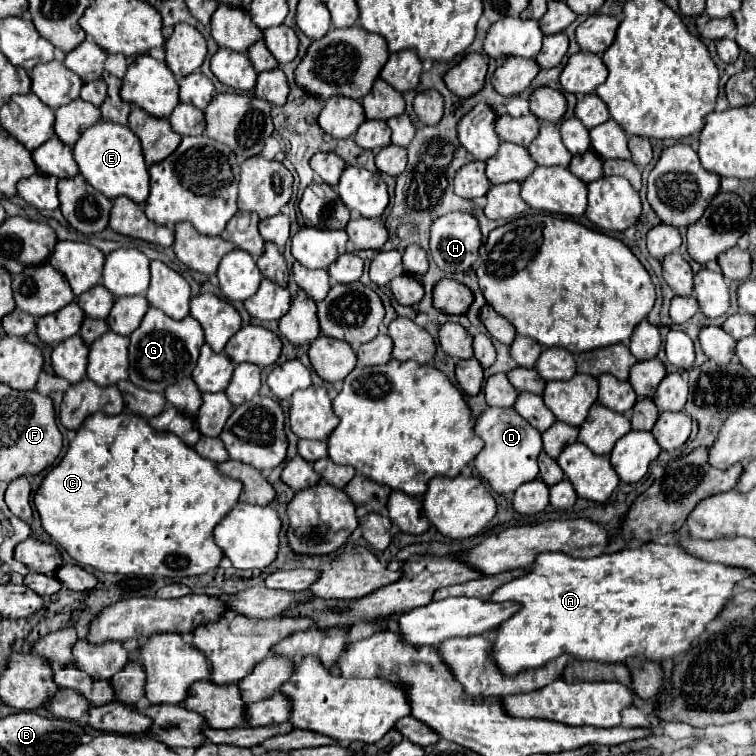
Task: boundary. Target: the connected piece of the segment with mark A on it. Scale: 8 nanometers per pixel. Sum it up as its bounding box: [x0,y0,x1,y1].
[490,544,750,676]

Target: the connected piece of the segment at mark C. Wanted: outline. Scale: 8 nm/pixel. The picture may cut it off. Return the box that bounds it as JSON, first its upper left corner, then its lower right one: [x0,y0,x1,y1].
[34,412,240,578]

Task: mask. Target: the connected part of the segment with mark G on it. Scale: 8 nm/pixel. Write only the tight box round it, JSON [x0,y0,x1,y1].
[130,308,204,392]

